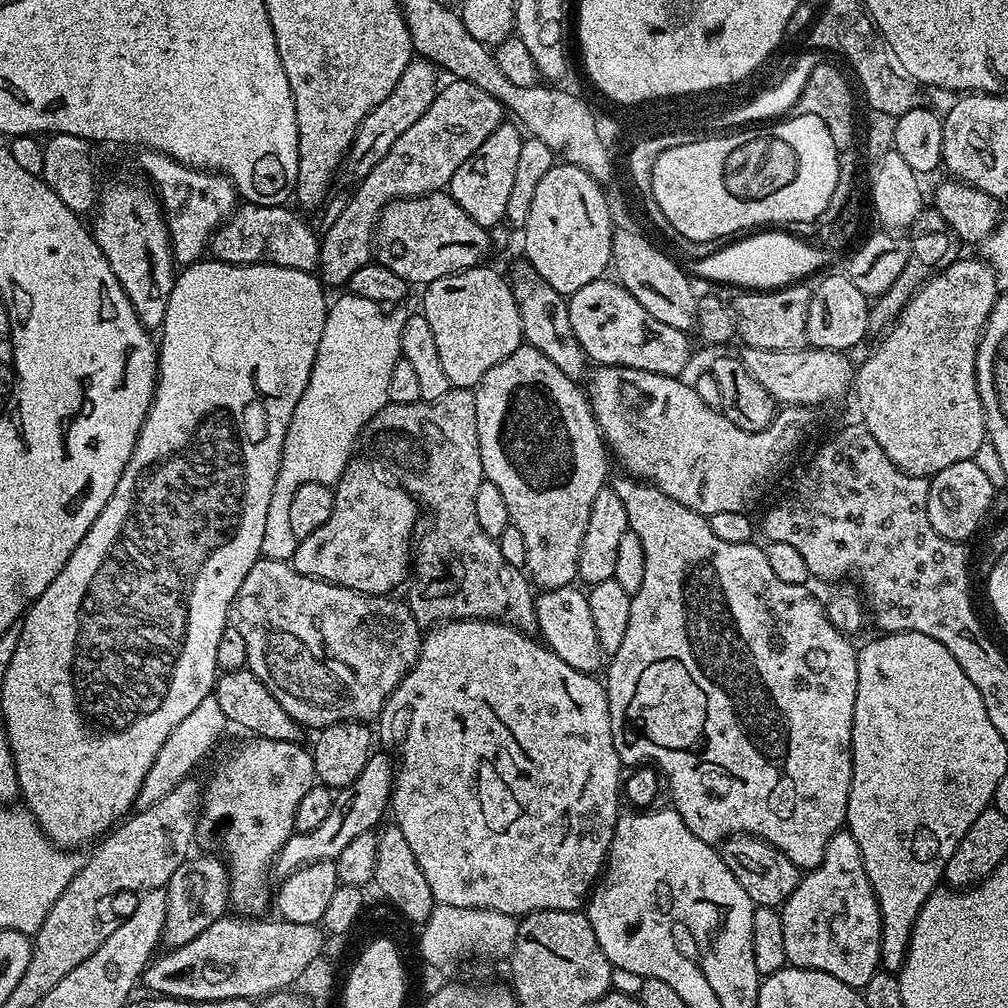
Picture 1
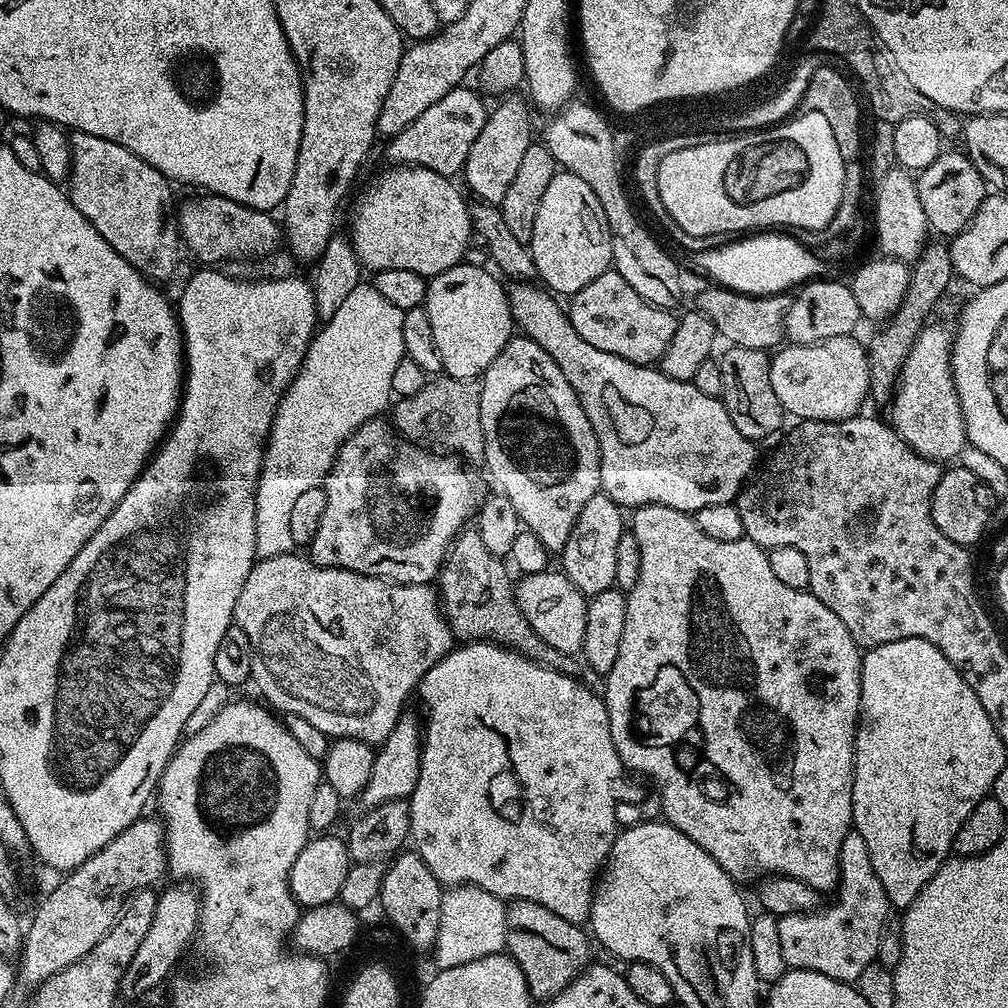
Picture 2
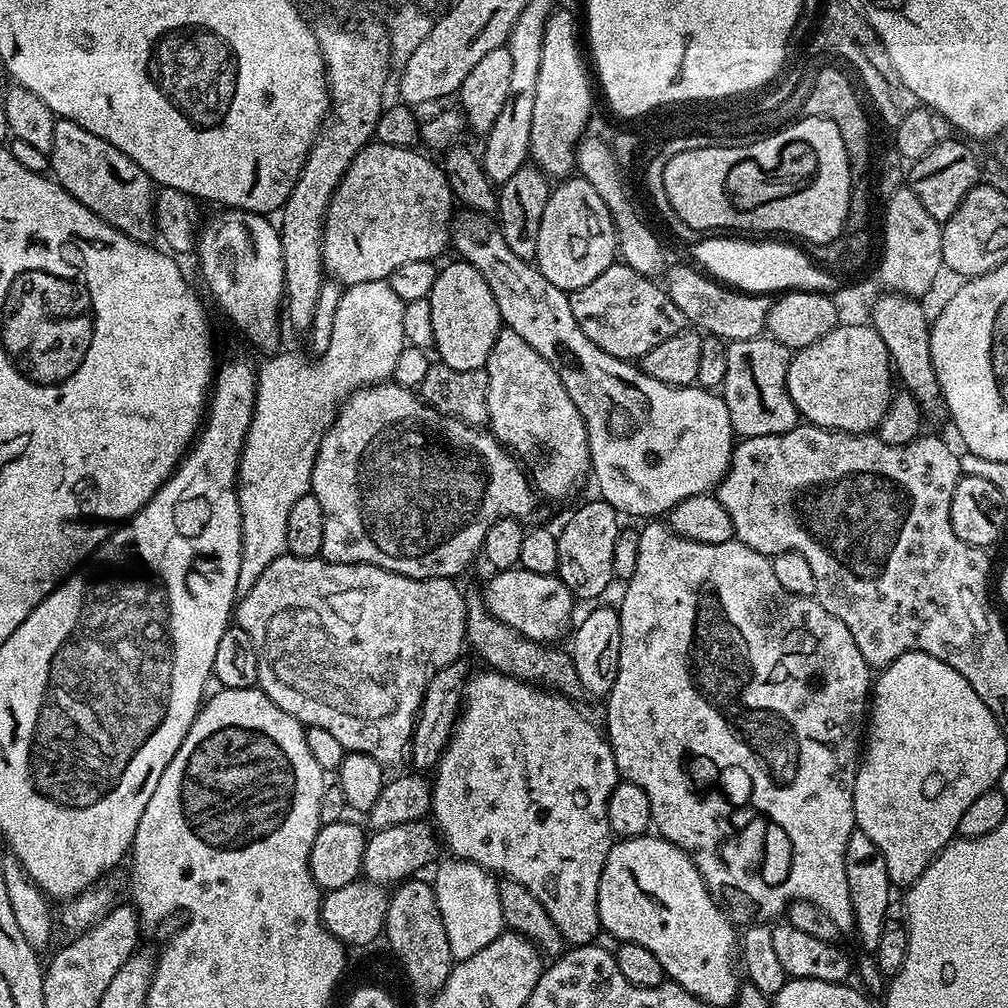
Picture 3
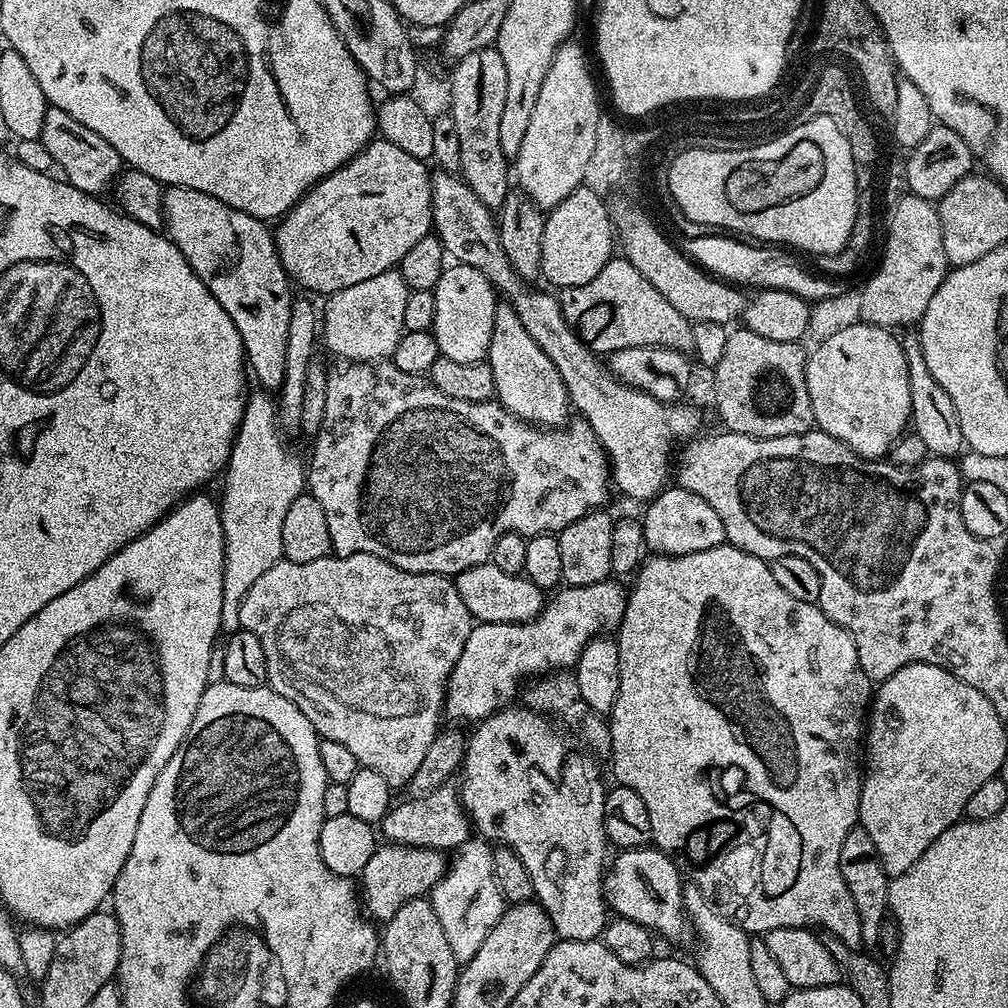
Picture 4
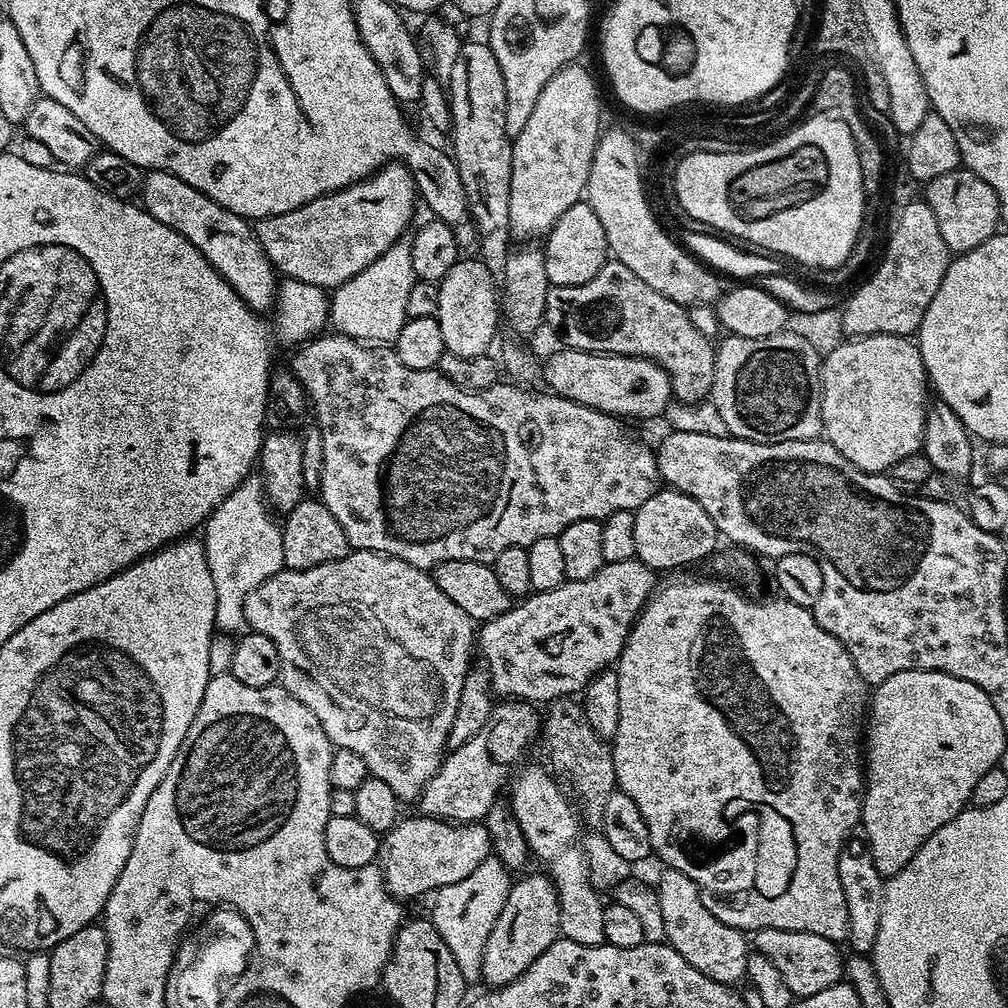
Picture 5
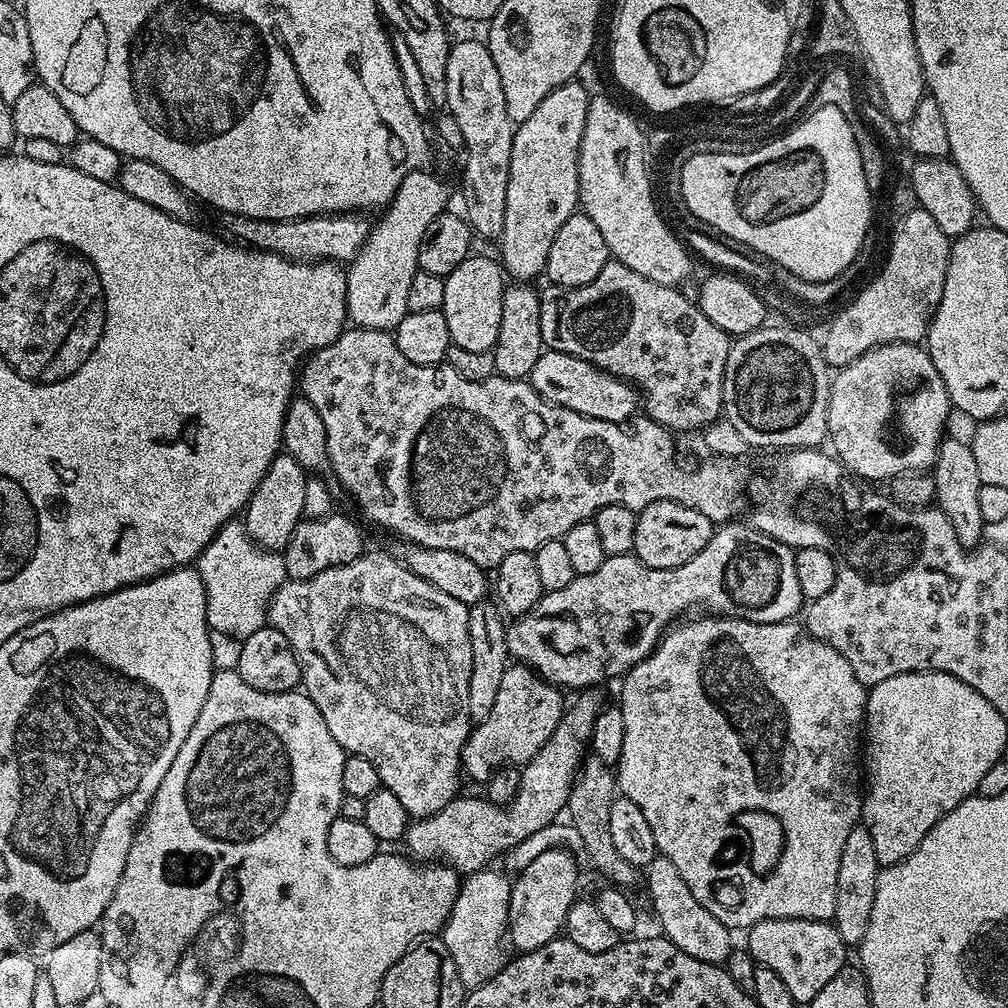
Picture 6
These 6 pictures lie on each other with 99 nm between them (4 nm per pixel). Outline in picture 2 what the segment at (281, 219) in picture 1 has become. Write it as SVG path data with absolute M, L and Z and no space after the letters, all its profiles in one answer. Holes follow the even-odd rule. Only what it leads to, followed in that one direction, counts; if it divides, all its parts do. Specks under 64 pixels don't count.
M200 194L197 200L179 205L178 231L185 249L188 248L204 266L224 266L227 260L240 260L243 256L268 256L282 244L282 224L271 211L263 212L242 206L230 198Z

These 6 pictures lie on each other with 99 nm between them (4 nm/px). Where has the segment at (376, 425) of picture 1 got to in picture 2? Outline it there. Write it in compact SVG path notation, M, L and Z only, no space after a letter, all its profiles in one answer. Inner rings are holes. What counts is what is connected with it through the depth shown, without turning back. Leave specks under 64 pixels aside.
M440 374L429 379L422 386L422 390L418 390L418 394L397 399L395 404L391 409L393 412L390 420L395 431L405 441L417 446L435 446L445 453L459 454L464 458L483 457L482 398L480 385L476 380L463 380ZM475 530L461 531L453 540L438 577L442 611L453 637L460 642L487 642L511 648L535 664L555 668L567 676L579 677L582 664L576 656L567 656L562 654L562 650L554 650L550 642L542 642L542 638L534 634L534 626L526 622L526 614L522 614L518 606L514 580L508 577L508 572L510 573L509 565L501 557L486 550L482 538Z

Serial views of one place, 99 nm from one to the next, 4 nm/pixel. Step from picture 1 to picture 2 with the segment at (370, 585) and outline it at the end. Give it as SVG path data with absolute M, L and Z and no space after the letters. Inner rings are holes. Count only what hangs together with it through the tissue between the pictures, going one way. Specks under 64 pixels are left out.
M377 418L366 421L358 431L350 434L350 438L346 438L346 442L338 450L334 466L328 472L327 478L324 479L322 487L326 494L326 511L322 513L322 522L318 526L318 534L314 534L312 539L310 558L323 568L350 570L363 576L373 576L379 580L391 580L393 584L432 584L440 575L440 570L444 566L445 558L448 557L448 550L452 547L453 540L460 535L462 529L467 525L464 523L467 520L469 523L480 511L480 506L486 499L486 491L484 492L483 486L472 481L472 476L463 463L467 464L459 455L445 454L440 450L429 450L427 447L405 442L397 435L393 425L387 419Z

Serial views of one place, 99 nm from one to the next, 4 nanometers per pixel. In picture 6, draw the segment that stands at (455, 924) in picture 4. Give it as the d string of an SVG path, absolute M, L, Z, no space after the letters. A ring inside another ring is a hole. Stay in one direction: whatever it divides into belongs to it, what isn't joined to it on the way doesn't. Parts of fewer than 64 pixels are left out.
M490 871L473 872L463 877L450 918L442 929L444 945L450 950L450 958L454 958L458 978L466 990L490 982L490 978L502 971L506 963L504 946L506 948L512 880L500 872Z

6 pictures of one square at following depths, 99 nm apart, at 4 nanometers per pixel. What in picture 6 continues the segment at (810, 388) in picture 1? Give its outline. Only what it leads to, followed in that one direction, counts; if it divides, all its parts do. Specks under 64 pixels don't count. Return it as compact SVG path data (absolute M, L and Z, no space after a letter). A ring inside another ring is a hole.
M919 343L914 344L883 344L874 350L870 350L866 354L862 354L854 362L850 362L844 368L839 369L832 376L832 393L830 394L830 402L828 403L828 440L832 444L831 451L835 453L841 464L862 480L869 482L887 482L893 476L902 474L903 472L922 472L931 469L936 462L938 454L938 446L940 441L945 439L946 431L944 427L948 424L948 415L953 415L952 399L948 396L946 390L946 382L942 382L942 374L938 374L938 366L934 366L934 362L930 358L930 354Z

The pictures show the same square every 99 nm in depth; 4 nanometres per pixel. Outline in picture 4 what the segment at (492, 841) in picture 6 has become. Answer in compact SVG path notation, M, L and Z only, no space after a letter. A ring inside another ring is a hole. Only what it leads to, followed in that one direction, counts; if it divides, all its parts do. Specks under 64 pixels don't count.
M381 843L358 877L358 884L362 889L363 911L373 921L387 922L394 918L394 914L398 914L398 910L406 902L419 896L427 897L432 887L444 877L444 856L445 853L438 848L411 848L405 844Z

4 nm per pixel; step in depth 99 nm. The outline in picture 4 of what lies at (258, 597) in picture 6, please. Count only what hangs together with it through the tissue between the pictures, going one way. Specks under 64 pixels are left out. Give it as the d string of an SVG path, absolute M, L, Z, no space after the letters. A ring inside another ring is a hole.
M256 390L244 402L244 413L240 429L236 431L236 441L232 443L232 453L223 473L224 497L219 497L222 534L224 535L224 573L222 574L222 618L220 627L225 633L241 631L240 607L246 590L270 570L279 560L284 559L282 550L282 521L290 510L290 502L298 498L306 488L306 464L286 441L280 437L281 425L278 423L276 404L267 391Z

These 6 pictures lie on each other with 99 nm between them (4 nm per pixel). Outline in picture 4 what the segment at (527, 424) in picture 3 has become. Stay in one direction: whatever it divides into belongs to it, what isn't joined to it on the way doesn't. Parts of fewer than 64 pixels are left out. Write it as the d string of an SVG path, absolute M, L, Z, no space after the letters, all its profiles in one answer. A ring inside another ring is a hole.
M507 302L497 303L494 310L494 330L490 334L486 362L494 374L495 399L510 414L537 426L560 426L569 419L568 391L554 362L530 338L526 326L522 326L522 318L518 318Z

